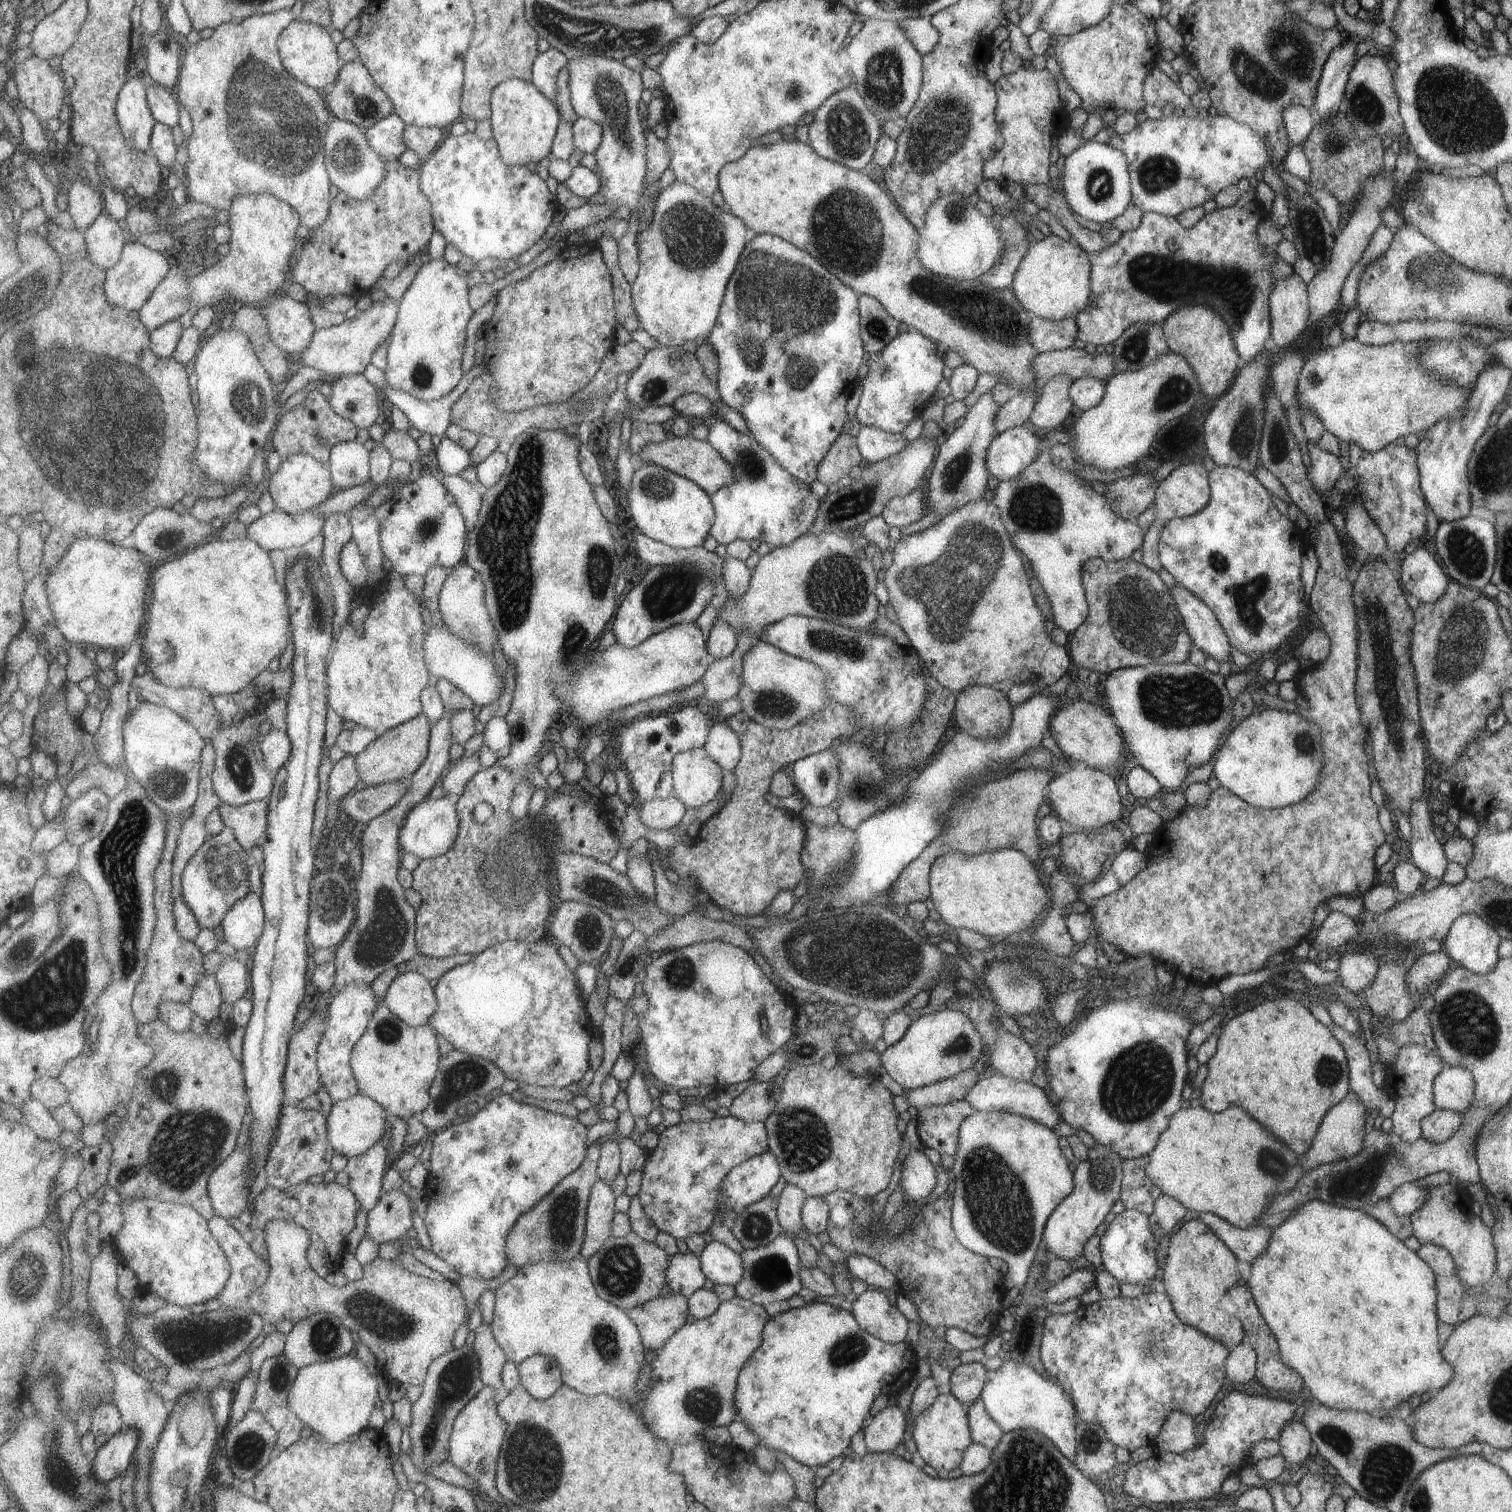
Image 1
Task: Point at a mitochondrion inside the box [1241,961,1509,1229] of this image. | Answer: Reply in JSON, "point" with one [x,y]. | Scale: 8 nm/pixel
{"point":[1467,1023]}

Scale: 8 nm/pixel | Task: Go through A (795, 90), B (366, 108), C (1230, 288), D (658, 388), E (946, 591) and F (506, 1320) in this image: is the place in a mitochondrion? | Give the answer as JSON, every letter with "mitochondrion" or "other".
{"A":"mitochondrion","B":"mitochondrion","C":"mitochondrion","D":"other","E":"mitochondrion","F":"other"}

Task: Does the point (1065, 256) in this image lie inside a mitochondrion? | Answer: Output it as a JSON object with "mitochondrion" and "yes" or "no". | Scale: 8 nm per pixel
{"mitochondrion":"no"}

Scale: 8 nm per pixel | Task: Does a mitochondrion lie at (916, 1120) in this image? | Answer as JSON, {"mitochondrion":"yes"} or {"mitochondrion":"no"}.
{"mitochondrion":"no"}

